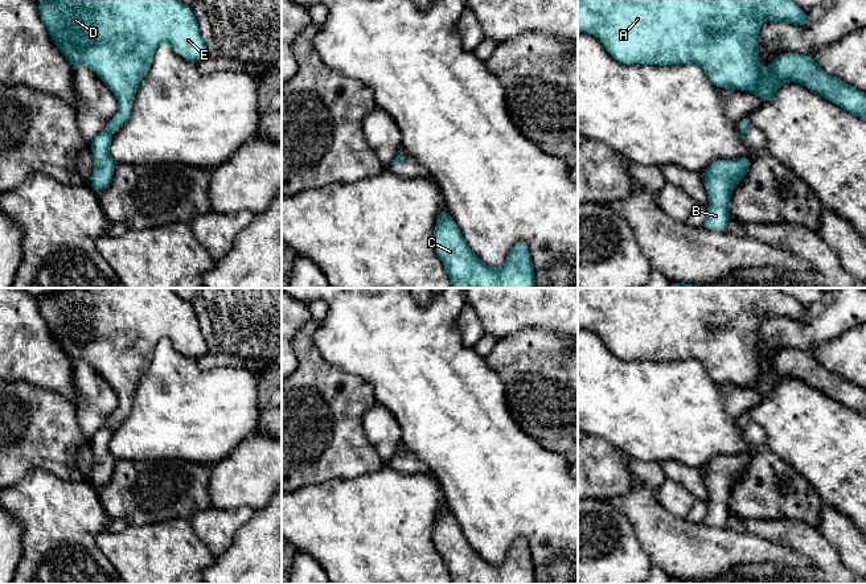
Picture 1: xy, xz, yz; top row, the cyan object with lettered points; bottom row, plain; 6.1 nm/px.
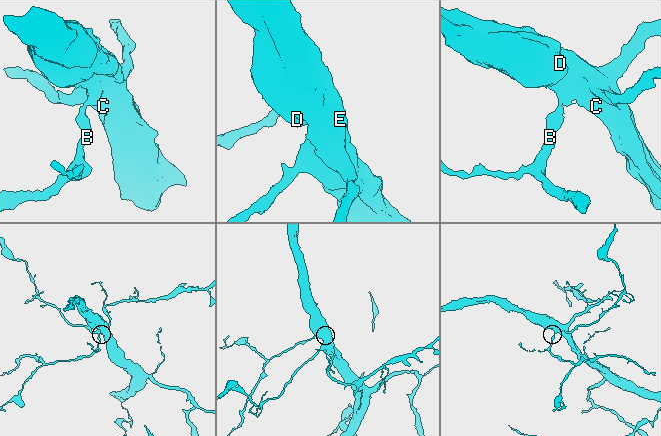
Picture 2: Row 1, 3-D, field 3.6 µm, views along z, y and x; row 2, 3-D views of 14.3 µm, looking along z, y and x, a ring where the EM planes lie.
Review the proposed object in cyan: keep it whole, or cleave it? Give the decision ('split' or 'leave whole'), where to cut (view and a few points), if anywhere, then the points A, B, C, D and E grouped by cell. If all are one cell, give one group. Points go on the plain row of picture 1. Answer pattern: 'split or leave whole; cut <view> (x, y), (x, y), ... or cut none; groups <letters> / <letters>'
leave whole; cut none; groups A B C D E

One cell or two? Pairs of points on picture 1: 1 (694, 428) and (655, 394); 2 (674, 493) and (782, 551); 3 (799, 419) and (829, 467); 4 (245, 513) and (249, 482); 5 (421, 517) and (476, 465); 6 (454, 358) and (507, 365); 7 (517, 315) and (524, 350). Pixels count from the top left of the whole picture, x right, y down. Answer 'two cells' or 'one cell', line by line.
1: one cell
2: two cells
3: one cell
4: two cells
5: two cells
6: two cells
7: two cells

